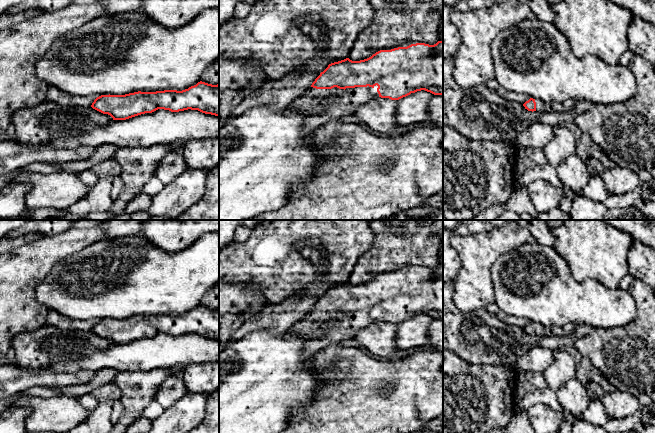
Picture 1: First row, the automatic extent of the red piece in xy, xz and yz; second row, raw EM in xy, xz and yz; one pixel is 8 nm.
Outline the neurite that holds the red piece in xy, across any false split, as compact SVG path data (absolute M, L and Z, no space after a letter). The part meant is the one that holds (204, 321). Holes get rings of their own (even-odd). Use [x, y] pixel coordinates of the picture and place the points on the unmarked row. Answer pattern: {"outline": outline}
{"outline": "M200 305L196 309L182 315L138 315L125 319L101 319L94 324L91 331L103 338L110 339L113 344L126 344L141 338L152 337L158 333L169 334L171 336L191 333L219 341L219 308L212 309Z"}

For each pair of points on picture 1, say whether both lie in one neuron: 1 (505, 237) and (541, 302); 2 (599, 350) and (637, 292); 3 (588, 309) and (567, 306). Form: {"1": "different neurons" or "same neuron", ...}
{"1": "different neurons", "2": "same neuron", "3": "same neuron"}

